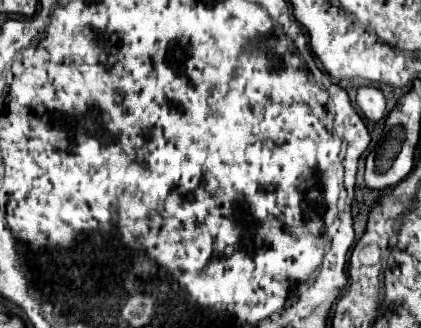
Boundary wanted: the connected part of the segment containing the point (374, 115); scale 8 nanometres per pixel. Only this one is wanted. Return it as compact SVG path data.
M361 86L357 90L357 98L355 104L359 106L359 110L365 114L367 120L373 122L381 122L387 116L387 108L385 108L385 96L377 86Z

